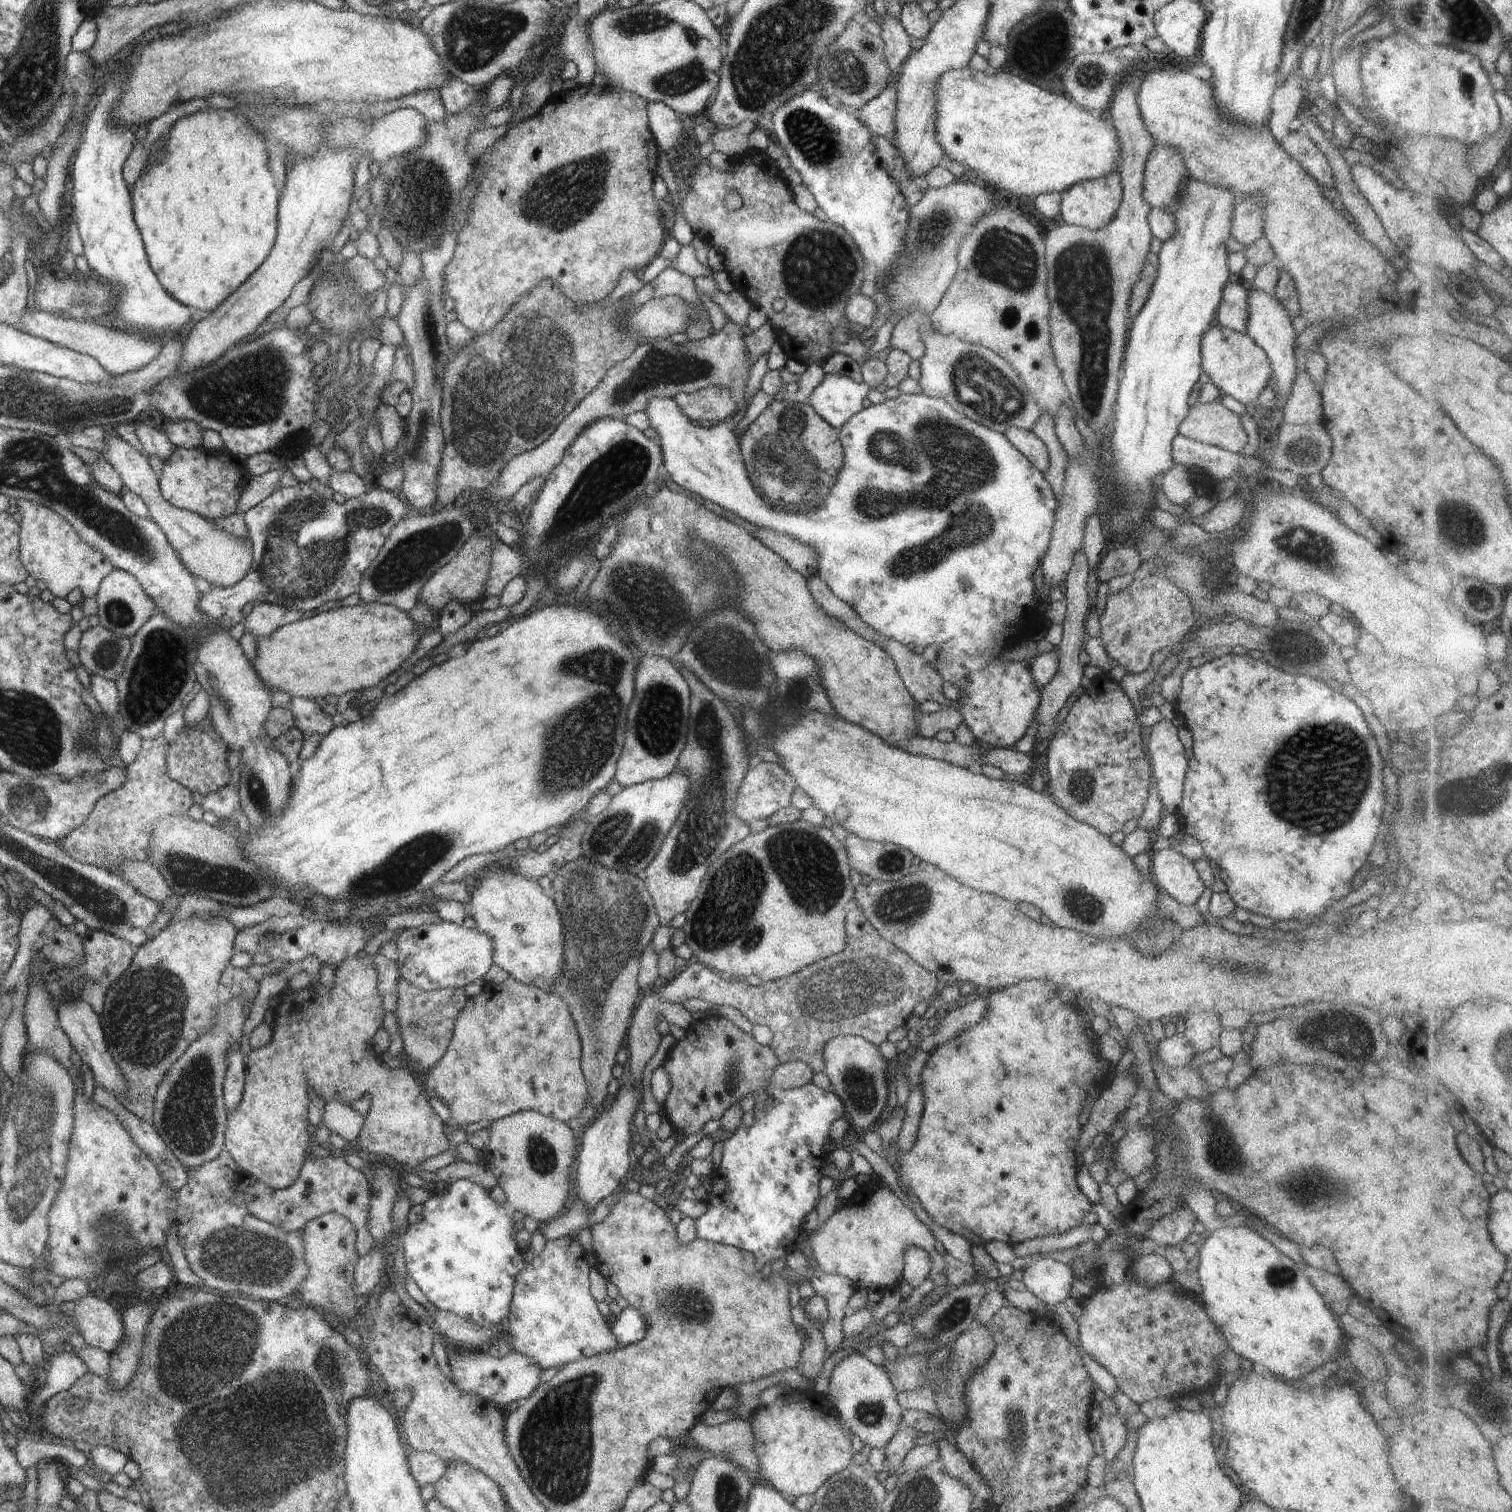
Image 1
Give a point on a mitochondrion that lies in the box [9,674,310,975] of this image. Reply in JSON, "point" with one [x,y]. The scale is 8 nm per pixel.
{"point":[192,873]}

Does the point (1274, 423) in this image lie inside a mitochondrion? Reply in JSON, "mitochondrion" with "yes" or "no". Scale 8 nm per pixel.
{"mitochondrion":"no"}

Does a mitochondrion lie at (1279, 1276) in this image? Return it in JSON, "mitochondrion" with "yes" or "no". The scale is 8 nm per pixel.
{"mitochondrion":"yes"}

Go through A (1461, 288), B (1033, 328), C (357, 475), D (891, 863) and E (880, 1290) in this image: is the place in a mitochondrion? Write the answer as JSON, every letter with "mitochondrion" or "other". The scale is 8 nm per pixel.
{"A":"other","B":"mitochondrion","C":"other","D":"mitochondrion","E":"other"}

